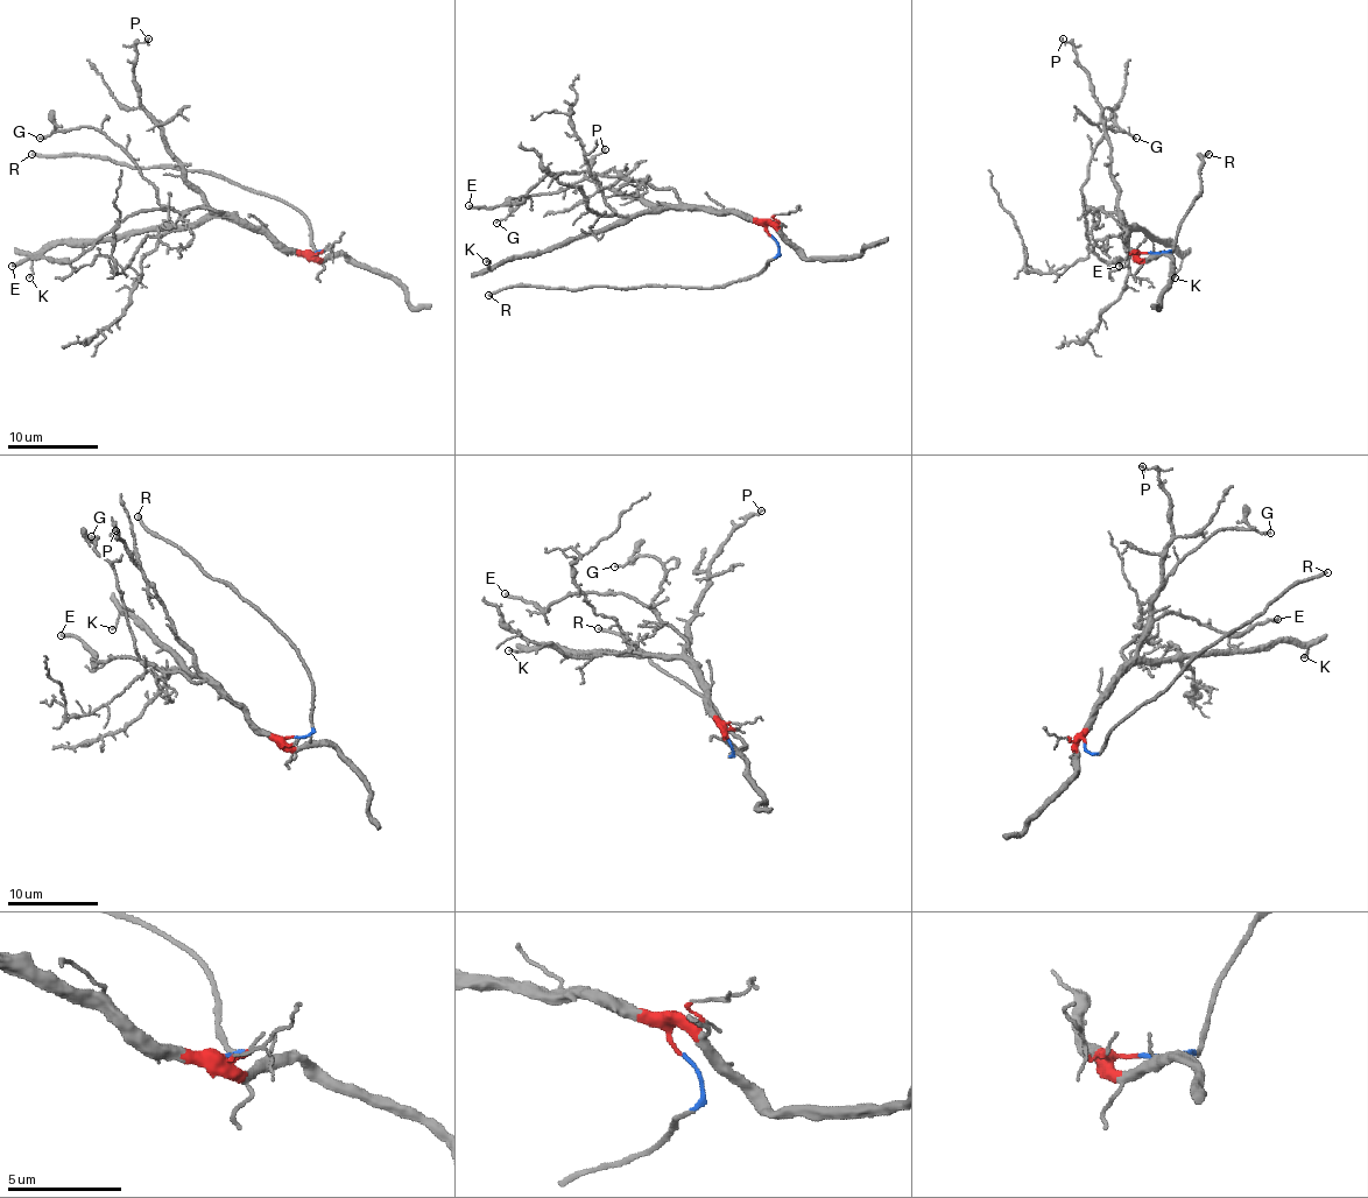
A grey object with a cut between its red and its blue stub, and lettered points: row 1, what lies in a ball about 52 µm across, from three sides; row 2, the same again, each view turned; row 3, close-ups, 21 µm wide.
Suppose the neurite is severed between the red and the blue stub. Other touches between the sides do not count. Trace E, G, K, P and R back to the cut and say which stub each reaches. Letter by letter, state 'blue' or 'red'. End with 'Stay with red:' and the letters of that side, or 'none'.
E: red
G: red
K: red
P: red
R: blue
Stay with red: E, G, K, P

